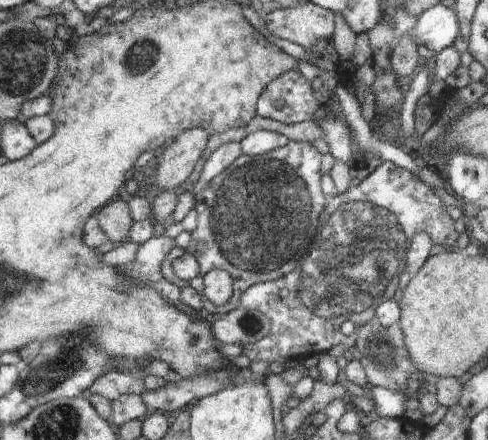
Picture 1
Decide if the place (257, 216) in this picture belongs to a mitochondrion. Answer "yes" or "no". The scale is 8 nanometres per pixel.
yes

